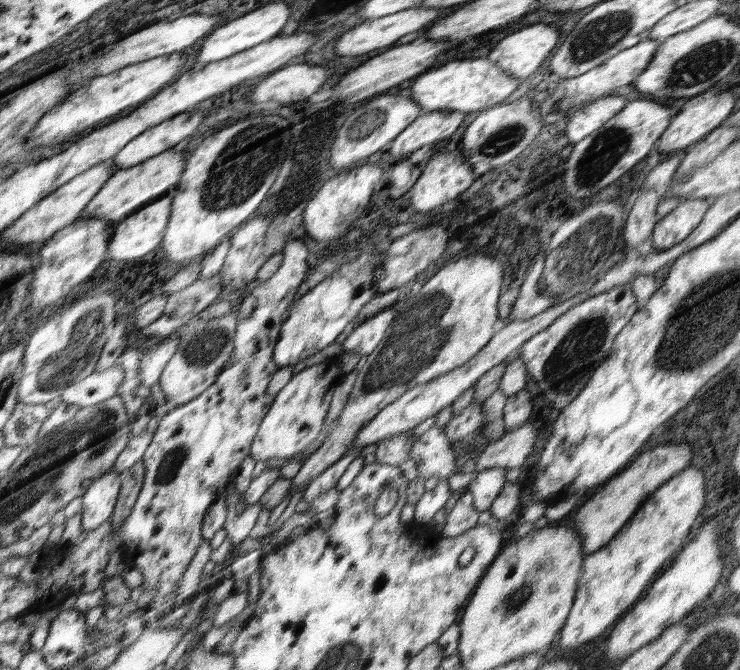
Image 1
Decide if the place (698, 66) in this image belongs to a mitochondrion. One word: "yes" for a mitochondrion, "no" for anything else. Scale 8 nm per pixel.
yes

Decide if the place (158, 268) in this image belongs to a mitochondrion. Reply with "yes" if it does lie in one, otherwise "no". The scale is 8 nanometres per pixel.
no

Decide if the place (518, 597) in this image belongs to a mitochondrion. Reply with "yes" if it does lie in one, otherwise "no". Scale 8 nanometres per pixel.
yes

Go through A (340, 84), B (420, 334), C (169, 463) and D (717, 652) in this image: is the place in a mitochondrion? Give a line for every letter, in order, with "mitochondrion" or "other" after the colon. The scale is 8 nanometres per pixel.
A: other
B: mitochondrion
C: mitochondrion
D: mitochondrion

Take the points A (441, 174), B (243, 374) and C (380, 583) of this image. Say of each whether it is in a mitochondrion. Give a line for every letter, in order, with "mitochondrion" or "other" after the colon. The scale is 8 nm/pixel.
A: other
B: mitochondrion
C: other

